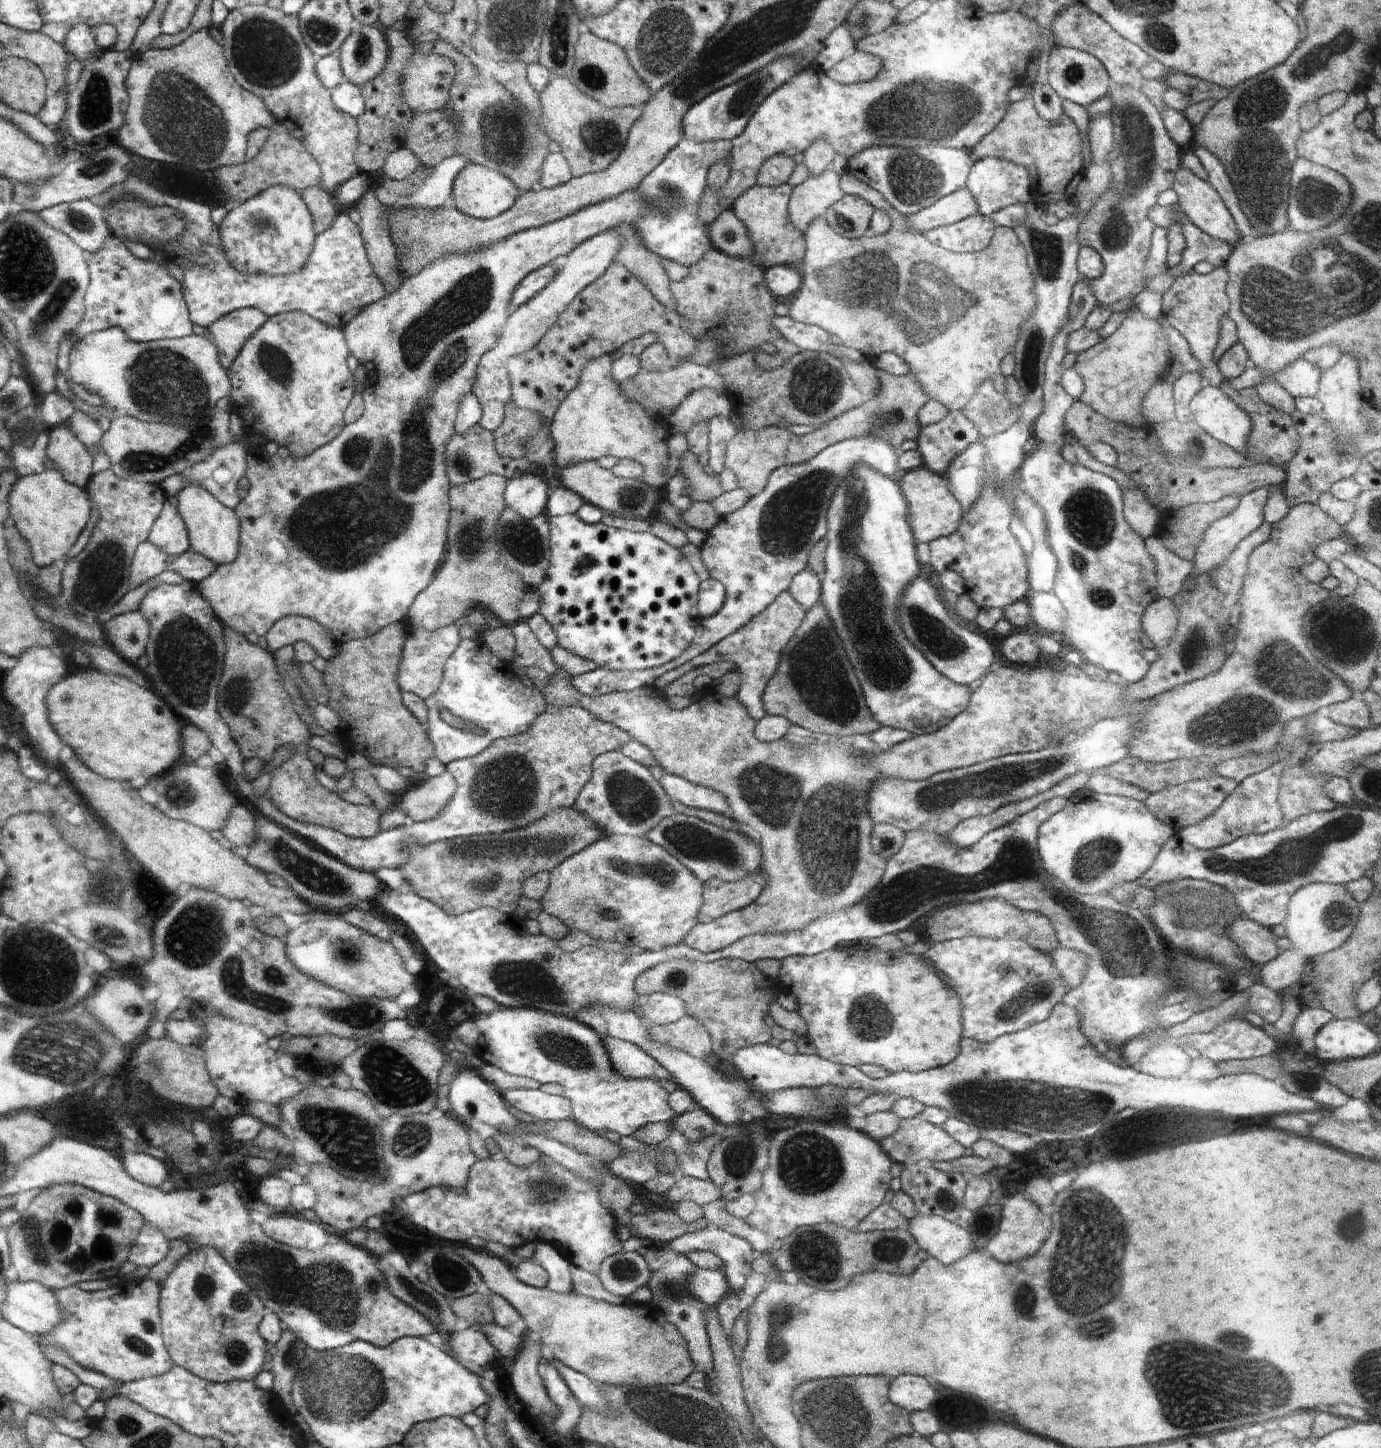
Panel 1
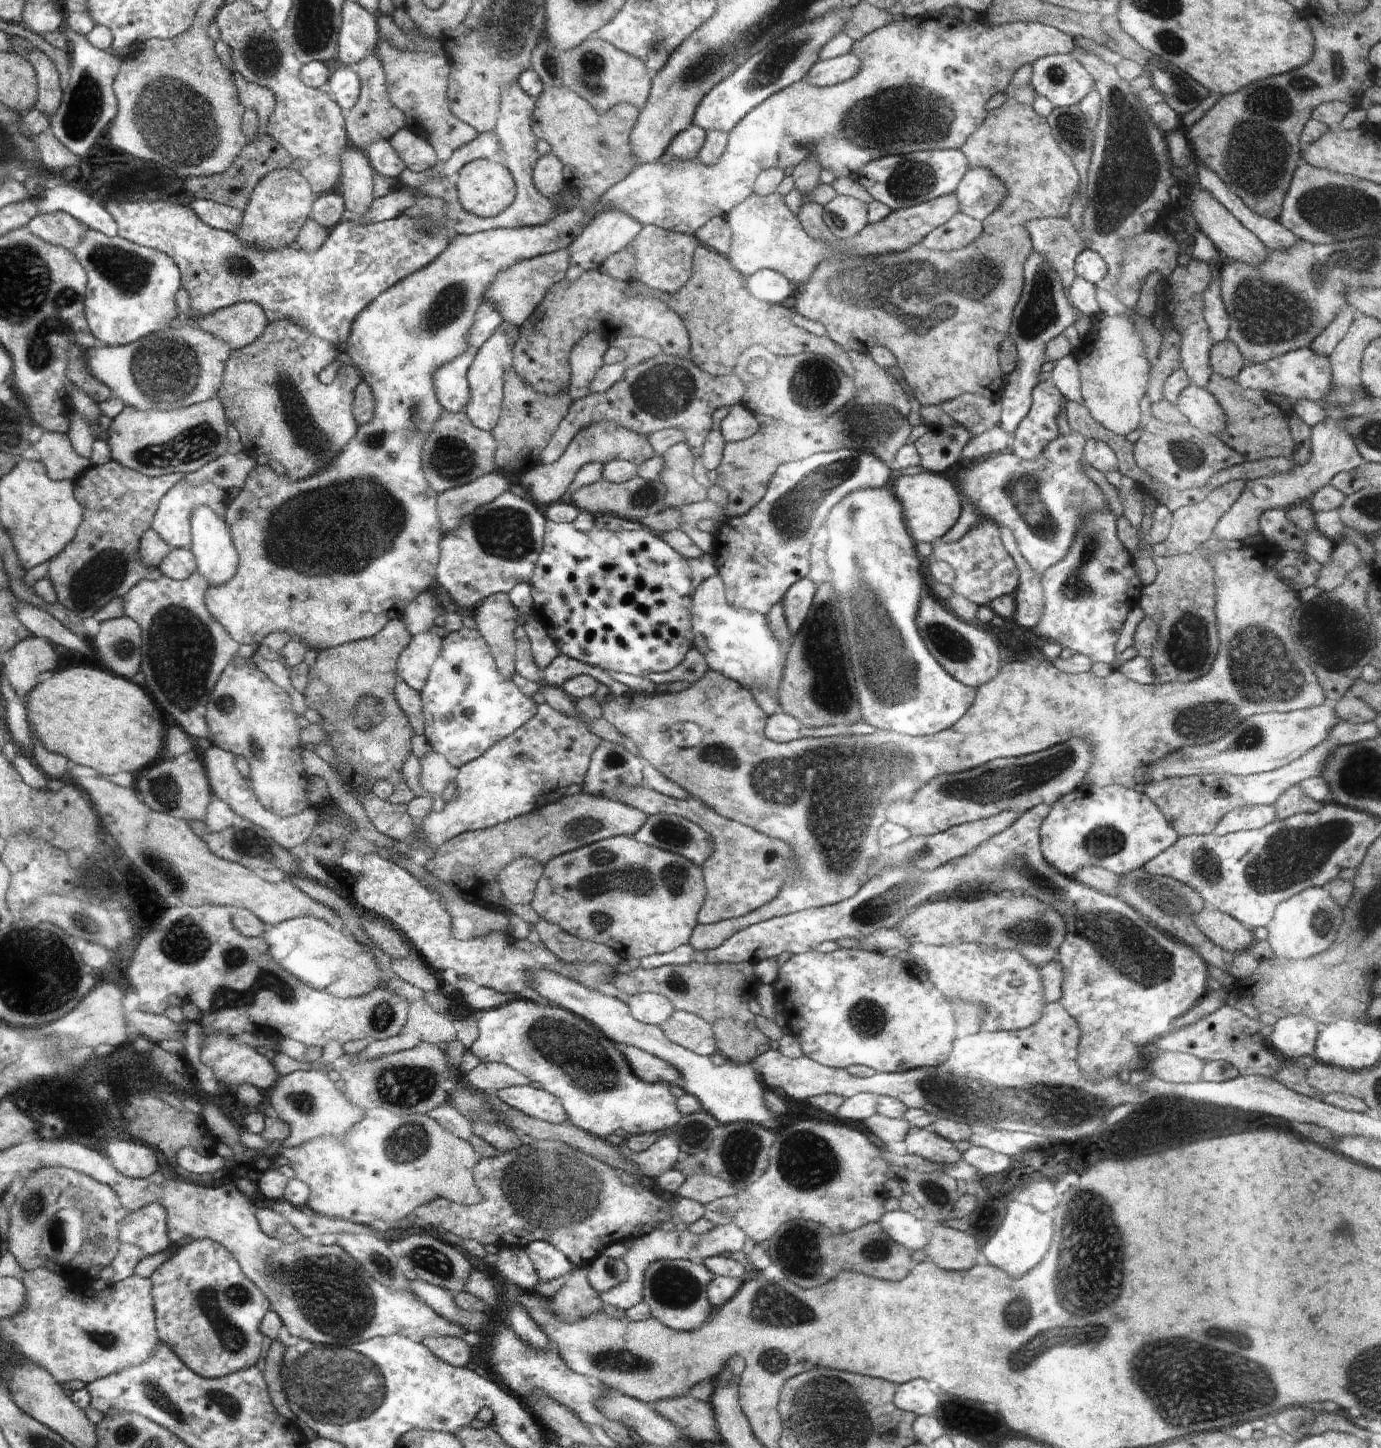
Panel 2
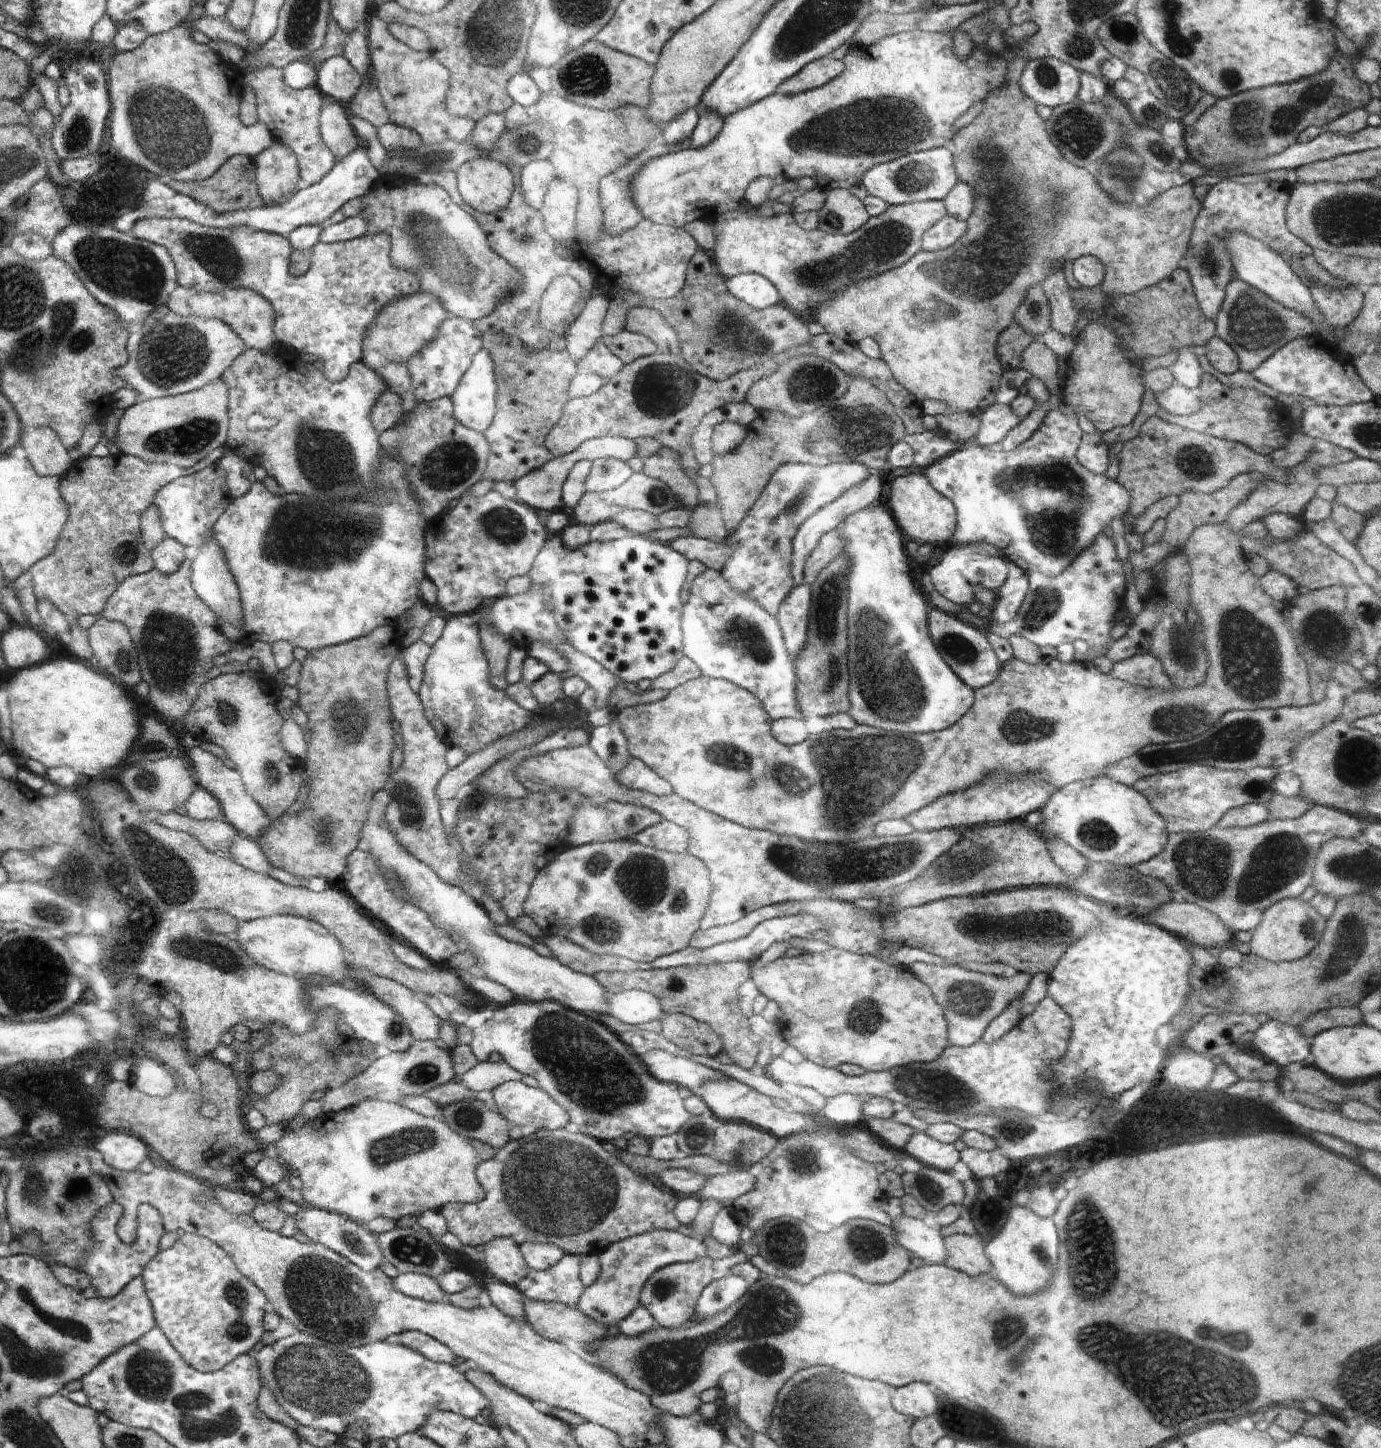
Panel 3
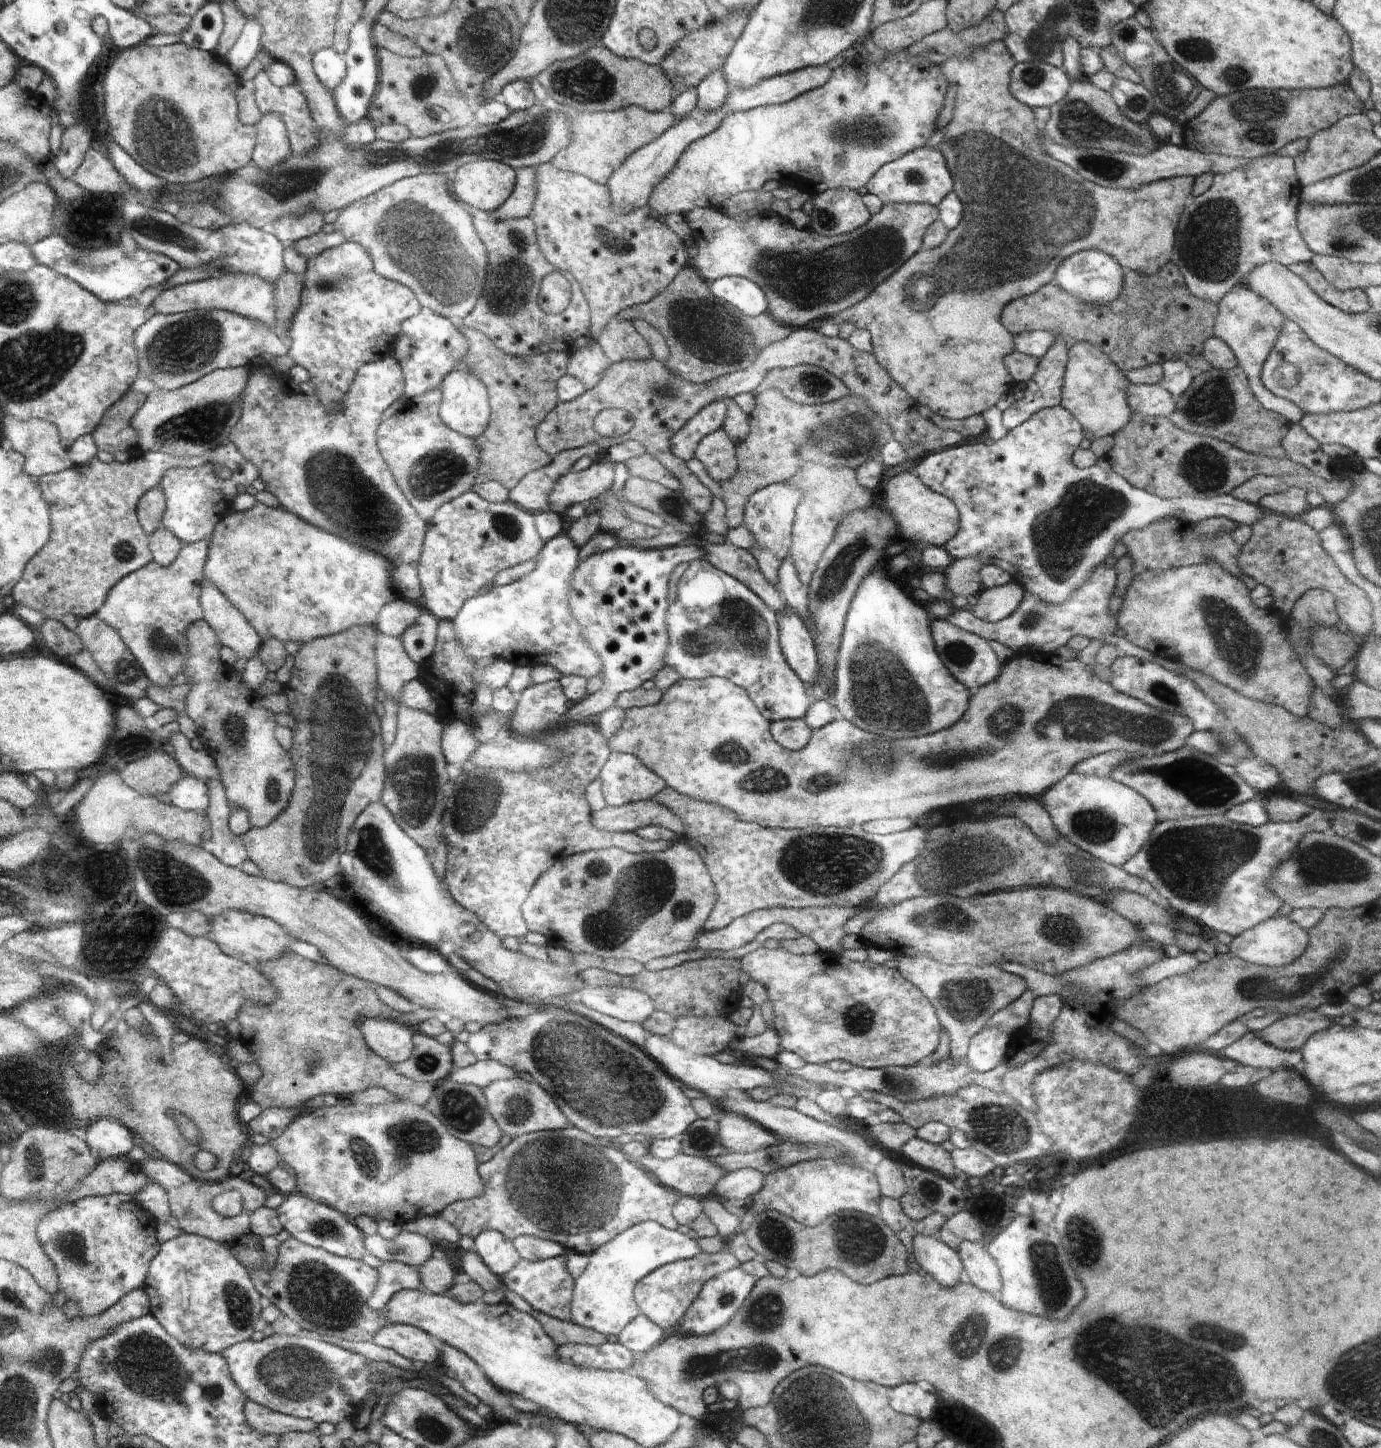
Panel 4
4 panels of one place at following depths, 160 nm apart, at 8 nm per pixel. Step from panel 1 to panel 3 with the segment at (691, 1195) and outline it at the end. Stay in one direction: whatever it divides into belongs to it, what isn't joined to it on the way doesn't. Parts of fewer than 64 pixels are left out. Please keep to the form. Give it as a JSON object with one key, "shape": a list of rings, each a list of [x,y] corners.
{"shape":[[[748,1172],[711,1176],[697,1192],[696,1196],[700,1200],[712,1199],[725,1204],[727,1201],[738,1198],[755,1189],[754,1182],[756,1180]]]}

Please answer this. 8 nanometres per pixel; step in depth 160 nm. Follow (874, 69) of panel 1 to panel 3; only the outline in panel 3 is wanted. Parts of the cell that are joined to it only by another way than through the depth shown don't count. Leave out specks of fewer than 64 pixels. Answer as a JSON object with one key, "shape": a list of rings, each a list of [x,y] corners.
{"shape":[[[834,56],[810,62],[798,74],[794,74],[789,80],[782,82],[776,88],[776,94],[792,95],[822,87],[822,84],[830,82],[840,72],[844,72],[844,64],[842,64],[842,59],[836,60]]]}

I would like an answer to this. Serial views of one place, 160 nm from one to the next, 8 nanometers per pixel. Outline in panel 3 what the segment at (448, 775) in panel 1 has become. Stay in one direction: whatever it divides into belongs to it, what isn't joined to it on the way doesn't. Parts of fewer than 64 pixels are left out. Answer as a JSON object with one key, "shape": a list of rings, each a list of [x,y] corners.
{"shape":[[[401,652],[389,668],[388,675],[390,707],[393,709],[394,718],[398,722],[399,734],[402,736],[403,758],[402,766],[397,772],[391,773],[391,786],[387,789],[392,799],[386,808],[386,820],[394,832],[398,832],[398,840],[418,856],[418,860],[426,860],[438,876],[446,884],[458,886],[462,878],[462,864],[456,858],[456,852],[450,850],[450,844],[446,842],[440,814],[438,814],[437,788],[440,778],[449,772],[446,766],[446,744],[442,744],[434,732],[434,728],[428,724],[425,710],[418,700],[418,694],[409,685],[408,668]]]}

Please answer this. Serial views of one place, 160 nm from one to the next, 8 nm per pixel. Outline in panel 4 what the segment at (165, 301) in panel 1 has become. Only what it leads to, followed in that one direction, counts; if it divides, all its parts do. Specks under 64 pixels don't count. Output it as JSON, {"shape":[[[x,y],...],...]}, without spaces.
{"shape":[[[52,234],[30,248],[38,263],[67,276],[105,303],[120,302],[131,296],[142,298],[145,290],[166,284],[180,268],[178,261],[148,249],[136,247],[133,252],[125,252],[124,247],[116,240],[100,242],[95,249],[85,249],[76,248],[62,236]]]}

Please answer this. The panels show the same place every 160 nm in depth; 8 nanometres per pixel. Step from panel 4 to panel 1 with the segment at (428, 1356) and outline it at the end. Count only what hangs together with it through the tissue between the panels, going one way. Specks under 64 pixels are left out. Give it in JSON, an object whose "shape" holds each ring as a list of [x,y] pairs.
{"shape":[[[463,1325],[452,1335],[451,1347],[456,1360],[467,1360],[479,1367],[490,1364],[496,1356],[494,1345],[484,1332]]]}

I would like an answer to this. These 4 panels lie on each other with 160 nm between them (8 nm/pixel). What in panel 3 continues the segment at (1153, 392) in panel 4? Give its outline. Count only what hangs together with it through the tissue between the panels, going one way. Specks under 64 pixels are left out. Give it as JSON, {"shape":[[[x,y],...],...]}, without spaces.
{"shape":[[[1177,384],[1170,386],[1164,392],[1154,394],[1156,402],[1160,404],[1160,410],[1166,410],[1172,415],[1190,415],[1197,412],[1201,406],[1200,395],[1198,389],[1188,390]]]}

